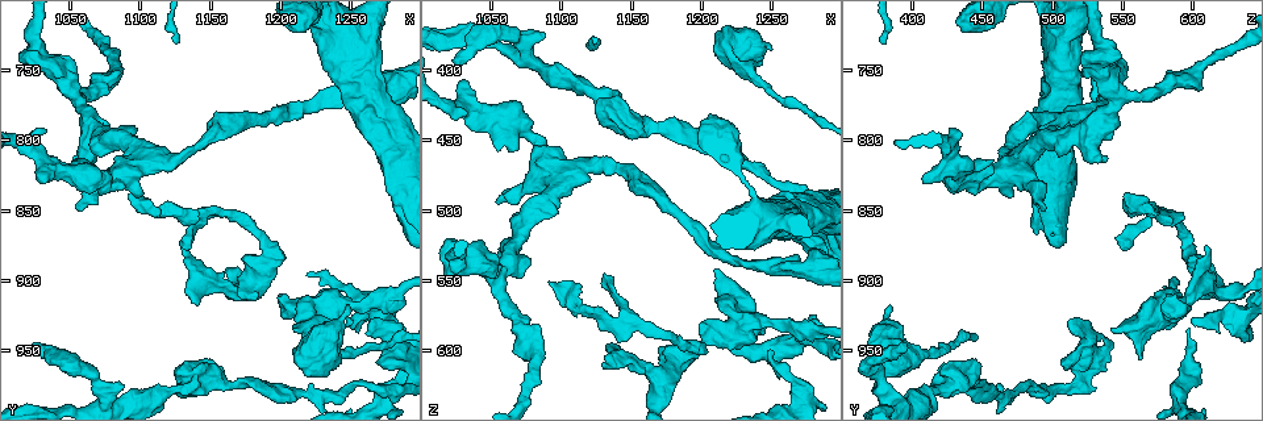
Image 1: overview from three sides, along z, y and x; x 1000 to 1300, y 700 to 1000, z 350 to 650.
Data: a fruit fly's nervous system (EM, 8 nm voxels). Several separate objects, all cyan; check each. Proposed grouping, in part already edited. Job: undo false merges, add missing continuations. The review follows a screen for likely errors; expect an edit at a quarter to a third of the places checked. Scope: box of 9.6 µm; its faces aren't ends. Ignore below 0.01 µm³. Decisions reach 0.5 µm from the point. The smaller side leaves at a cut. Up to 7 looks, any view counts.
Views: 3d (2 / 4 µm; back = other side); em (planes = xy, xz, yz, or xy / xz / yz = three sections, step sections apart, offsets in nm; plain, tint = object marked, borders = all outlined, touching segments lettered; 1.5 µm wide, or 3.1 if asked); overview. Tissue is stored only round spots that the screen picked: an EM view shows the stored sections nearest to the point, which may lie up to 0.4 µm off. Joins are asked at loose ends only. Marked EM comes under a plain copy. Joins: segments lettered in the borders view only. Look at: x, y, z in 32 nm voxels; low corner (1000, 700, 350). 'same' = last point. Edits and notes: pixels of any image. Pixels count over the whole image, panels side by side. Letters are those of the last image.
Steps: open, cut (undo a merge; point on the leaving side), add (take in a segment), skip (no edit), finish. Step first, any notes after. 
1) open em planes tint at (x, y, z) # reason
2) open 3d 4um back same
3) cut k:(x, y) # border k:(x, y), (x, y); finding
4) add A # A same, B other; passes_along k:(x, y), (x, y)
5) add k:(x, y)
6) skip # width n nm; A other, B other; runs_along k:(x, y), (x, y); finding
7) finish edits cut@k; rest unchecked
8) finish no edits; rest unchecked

open em xz step 4 borders at (1090, 840, 552) # free end

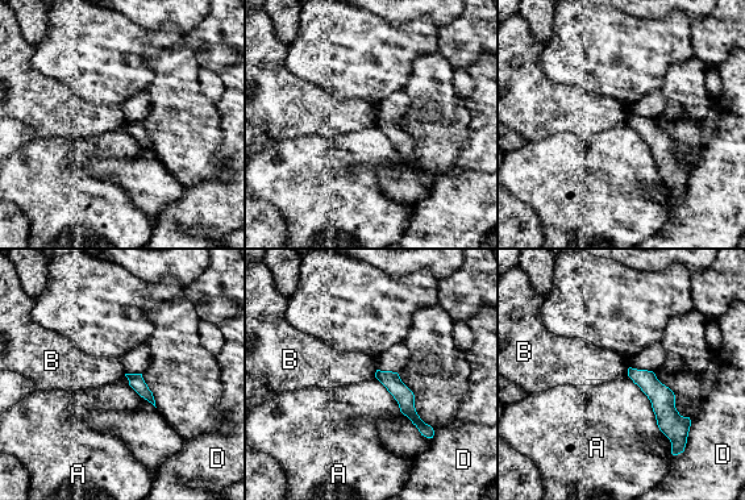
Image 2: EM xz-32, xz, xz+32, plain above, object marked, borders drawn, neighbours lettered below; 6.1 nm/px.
open em planes borders same

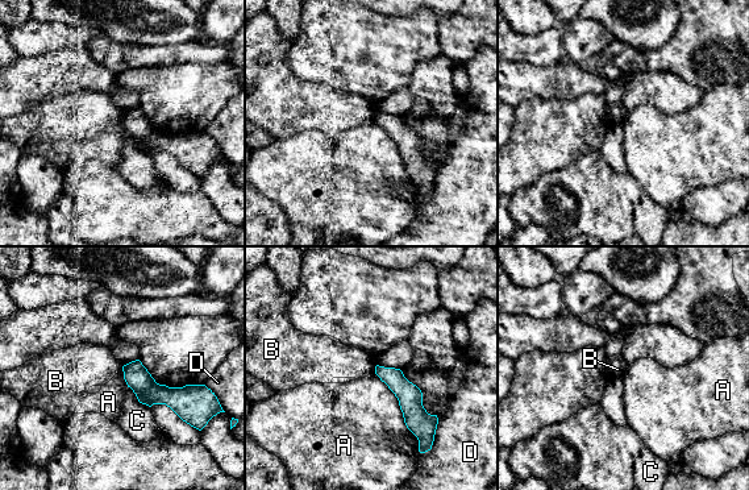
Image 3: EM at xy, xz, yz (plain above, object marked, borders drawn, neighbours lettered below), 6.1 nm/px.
skip # longest_contact A 400 nm; A other, B other, C other, D other; border 3:(377, 365), (374, 372); none of them fits

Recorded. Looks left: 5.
open em planes borders at (1022, 944, 392)

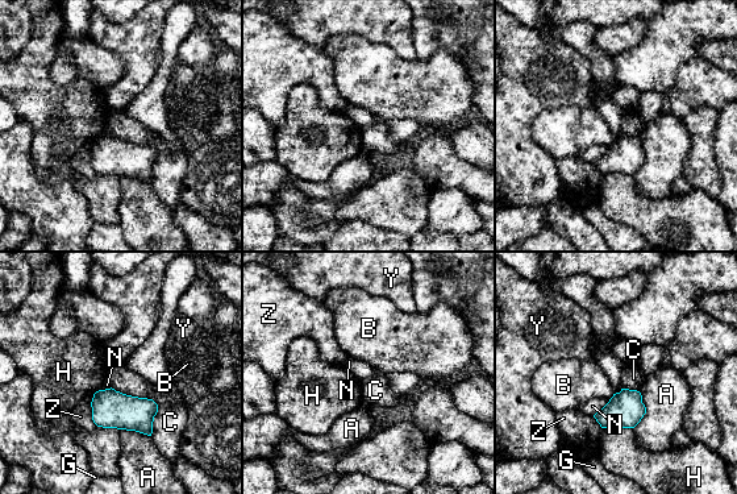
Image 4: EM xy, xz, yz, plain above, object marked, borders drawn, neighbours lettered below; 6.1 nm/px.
skip # A other, B other, C other, G other, H other, N other, Y other, Z other; border 4:(632, 427), (603, 428); none of them fits

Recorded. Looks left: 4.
open em xz step 4 borders at (1210, 934, 542) # an open end

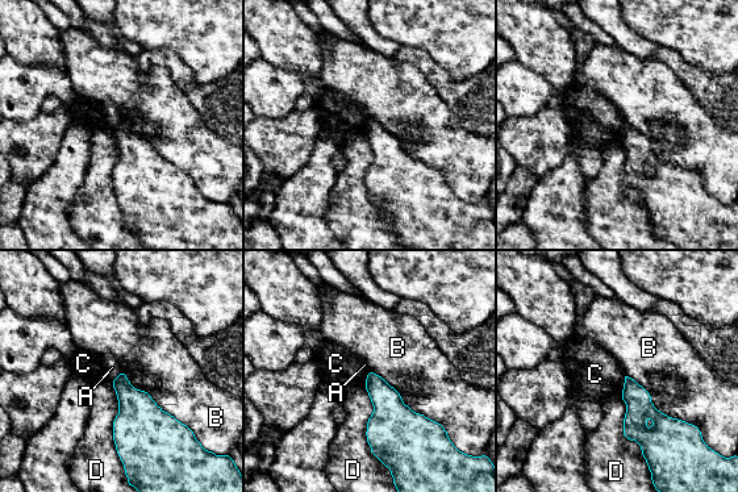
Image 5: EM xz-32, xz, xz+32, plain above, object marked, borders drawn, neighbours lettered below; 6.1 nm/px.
skip # A other, B other, C other, D other; border 5:(120, 372), (112, 380); no lettered segment goes on from it

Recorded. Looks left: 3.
finish no edits; rest unchecked

